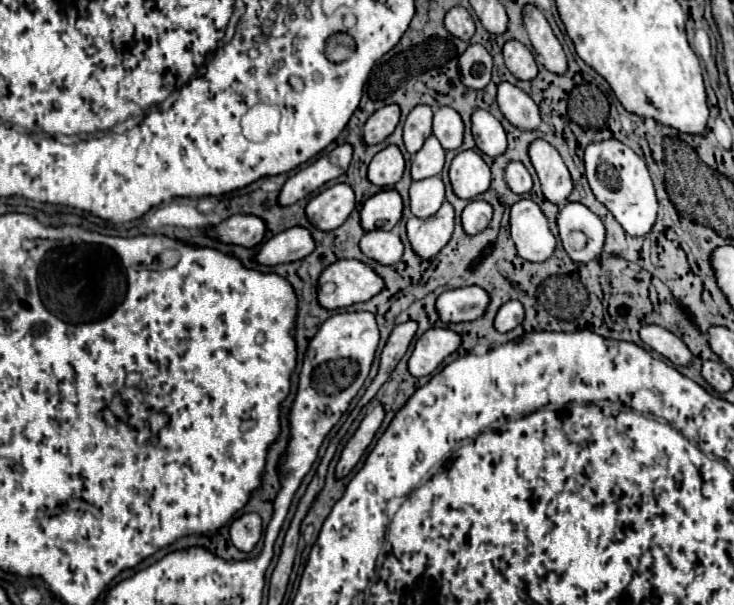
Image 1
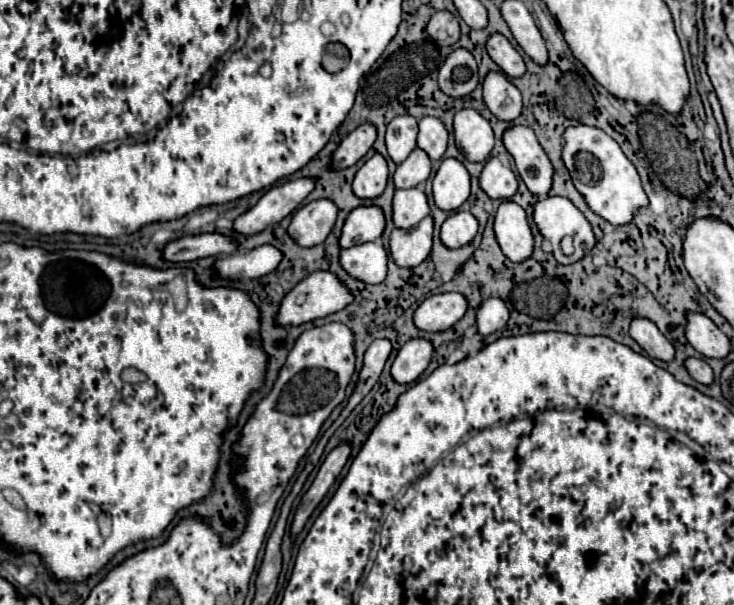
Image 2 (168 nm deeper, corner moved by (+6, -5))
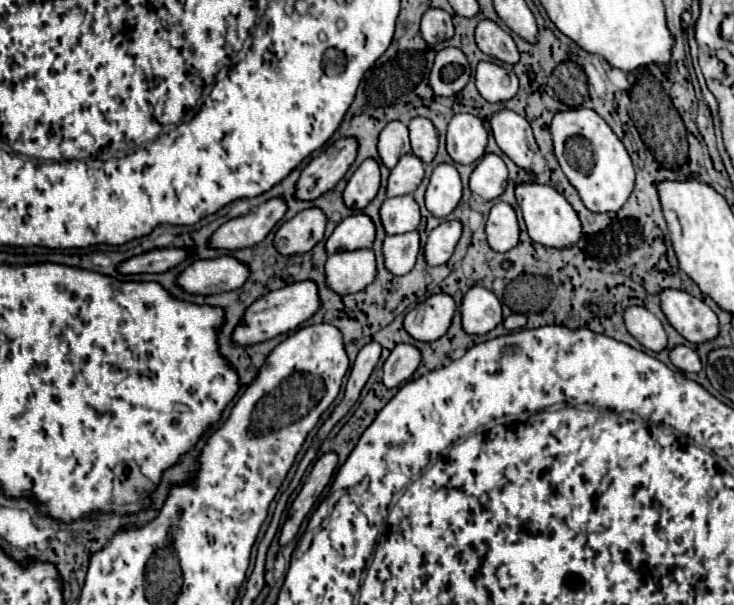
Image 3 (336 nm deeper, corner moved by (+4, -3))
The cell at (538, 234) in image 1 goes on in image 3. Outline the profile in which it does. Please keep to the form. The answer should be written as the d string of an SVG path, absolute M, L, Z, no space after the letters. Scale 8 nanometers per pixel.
M499 201L497 205L493 205L487 217L485 233L487 233L487 241L491 249L495 251L509 251L517 247L519 245L519 221L517 221L515 209L505 201Z

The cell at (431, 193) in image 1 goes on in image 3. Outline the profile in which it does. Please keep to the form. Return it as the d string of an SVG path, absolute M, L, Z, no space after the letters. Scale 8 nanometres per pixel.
M401 195L385 199L381 205L381 221L387 235L415 231L421 223L421 211L413 195Z

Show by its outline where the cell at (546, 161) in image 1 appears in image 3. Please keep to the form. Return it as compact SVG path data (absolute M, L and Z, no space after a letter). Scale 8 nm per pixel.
M503 109L493 115L491 129L501 151L511 157L517 167L533 173L531 165L533 157L539 153L539 145L535 145L529 121L509 109Z

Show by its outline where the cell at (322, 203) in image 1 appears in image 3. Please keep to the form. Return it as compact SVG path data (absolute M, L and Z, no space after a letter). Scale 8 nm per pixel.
M309 207L285 221L277 235L275 247L283 255L301 255L311 251L325 235L327 217L319 207Z

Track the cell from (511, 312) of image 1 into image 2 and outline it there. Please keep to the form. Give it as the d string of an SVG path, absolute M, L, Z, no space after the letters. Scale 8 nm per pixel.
M489 297L477 309L477 315L475 315L477 331L479 331L479 335L487 337L487 335L503 329L507 325L507 319L509 319L507 305L497 297Z

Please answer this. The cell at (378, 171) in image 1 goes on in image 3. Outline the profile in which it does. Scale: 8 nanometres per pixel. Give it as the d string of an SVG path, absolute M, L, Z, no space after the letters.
M365 159L347 181L347 187L343 191L345 205L361 211L375 199L379 185L381 185L379 163L375 159Z

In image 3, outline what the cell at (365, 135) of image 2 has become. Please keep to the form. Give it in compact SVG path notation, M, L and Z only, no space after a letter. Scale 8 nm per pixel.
M343 137L329 145L303 169L297 181L297 197L317 199L321 193L333 189L355 161L357 151L359 143L355 141L355 137Z

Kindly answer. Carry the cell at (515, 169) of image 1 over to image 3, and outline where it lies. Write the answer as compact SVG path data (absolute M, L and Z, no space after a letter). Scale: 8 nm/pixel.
M487 153L471 173L469 187L485 201L503 195L507 189L507 165L503 159L495 153Z

